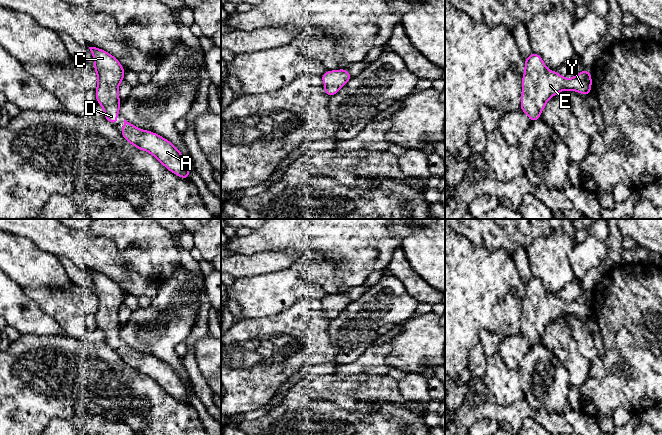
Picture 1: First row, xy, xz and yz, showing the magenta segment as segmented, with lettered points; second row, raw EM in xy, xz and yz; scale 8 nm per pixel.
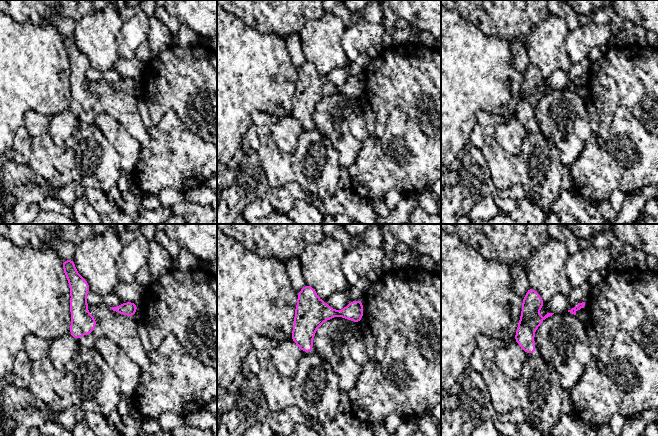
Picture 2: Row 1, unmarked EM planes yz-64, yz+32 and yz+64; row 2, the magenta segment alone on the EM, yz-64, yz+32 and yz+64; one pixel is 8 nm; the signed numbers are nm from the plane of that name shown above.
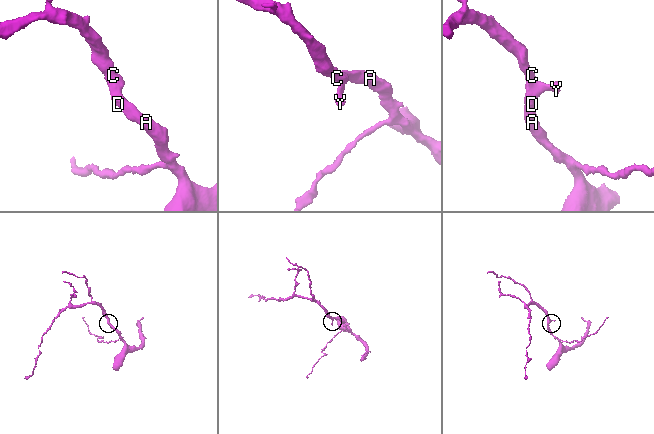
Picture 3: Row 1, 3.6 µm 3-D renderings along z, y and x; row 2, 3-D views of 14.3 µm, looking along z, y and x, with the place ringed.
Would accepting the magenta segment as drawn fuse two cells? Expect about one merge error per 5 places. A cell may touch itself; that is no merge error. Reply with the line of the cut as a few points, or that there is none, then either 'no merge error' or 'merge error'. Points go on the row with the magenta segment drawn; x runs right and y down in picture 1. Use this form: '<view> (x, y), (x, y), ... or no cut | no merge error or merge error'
no cut | no merge error

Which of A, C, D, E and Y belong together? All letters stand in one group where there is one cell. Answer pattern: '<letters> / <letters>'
A C D E Y

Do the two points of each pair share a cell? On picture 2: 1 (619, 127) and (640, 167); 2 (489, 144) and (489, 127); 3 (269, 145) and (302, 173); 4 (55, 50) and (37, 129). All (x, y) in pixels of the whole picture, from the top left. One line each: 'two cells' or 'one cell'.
1: one cell
2: two cells
3: one cell
4: two cells

